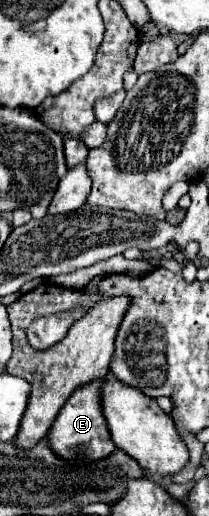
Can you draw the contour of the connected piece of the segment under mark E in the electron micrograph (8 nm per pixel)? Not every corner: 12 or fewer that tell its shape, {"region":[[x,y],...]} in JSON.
{"region":[[106,380],[78,388],[48,436],[66,460],[100,460],[116,446],[102,412]]}

